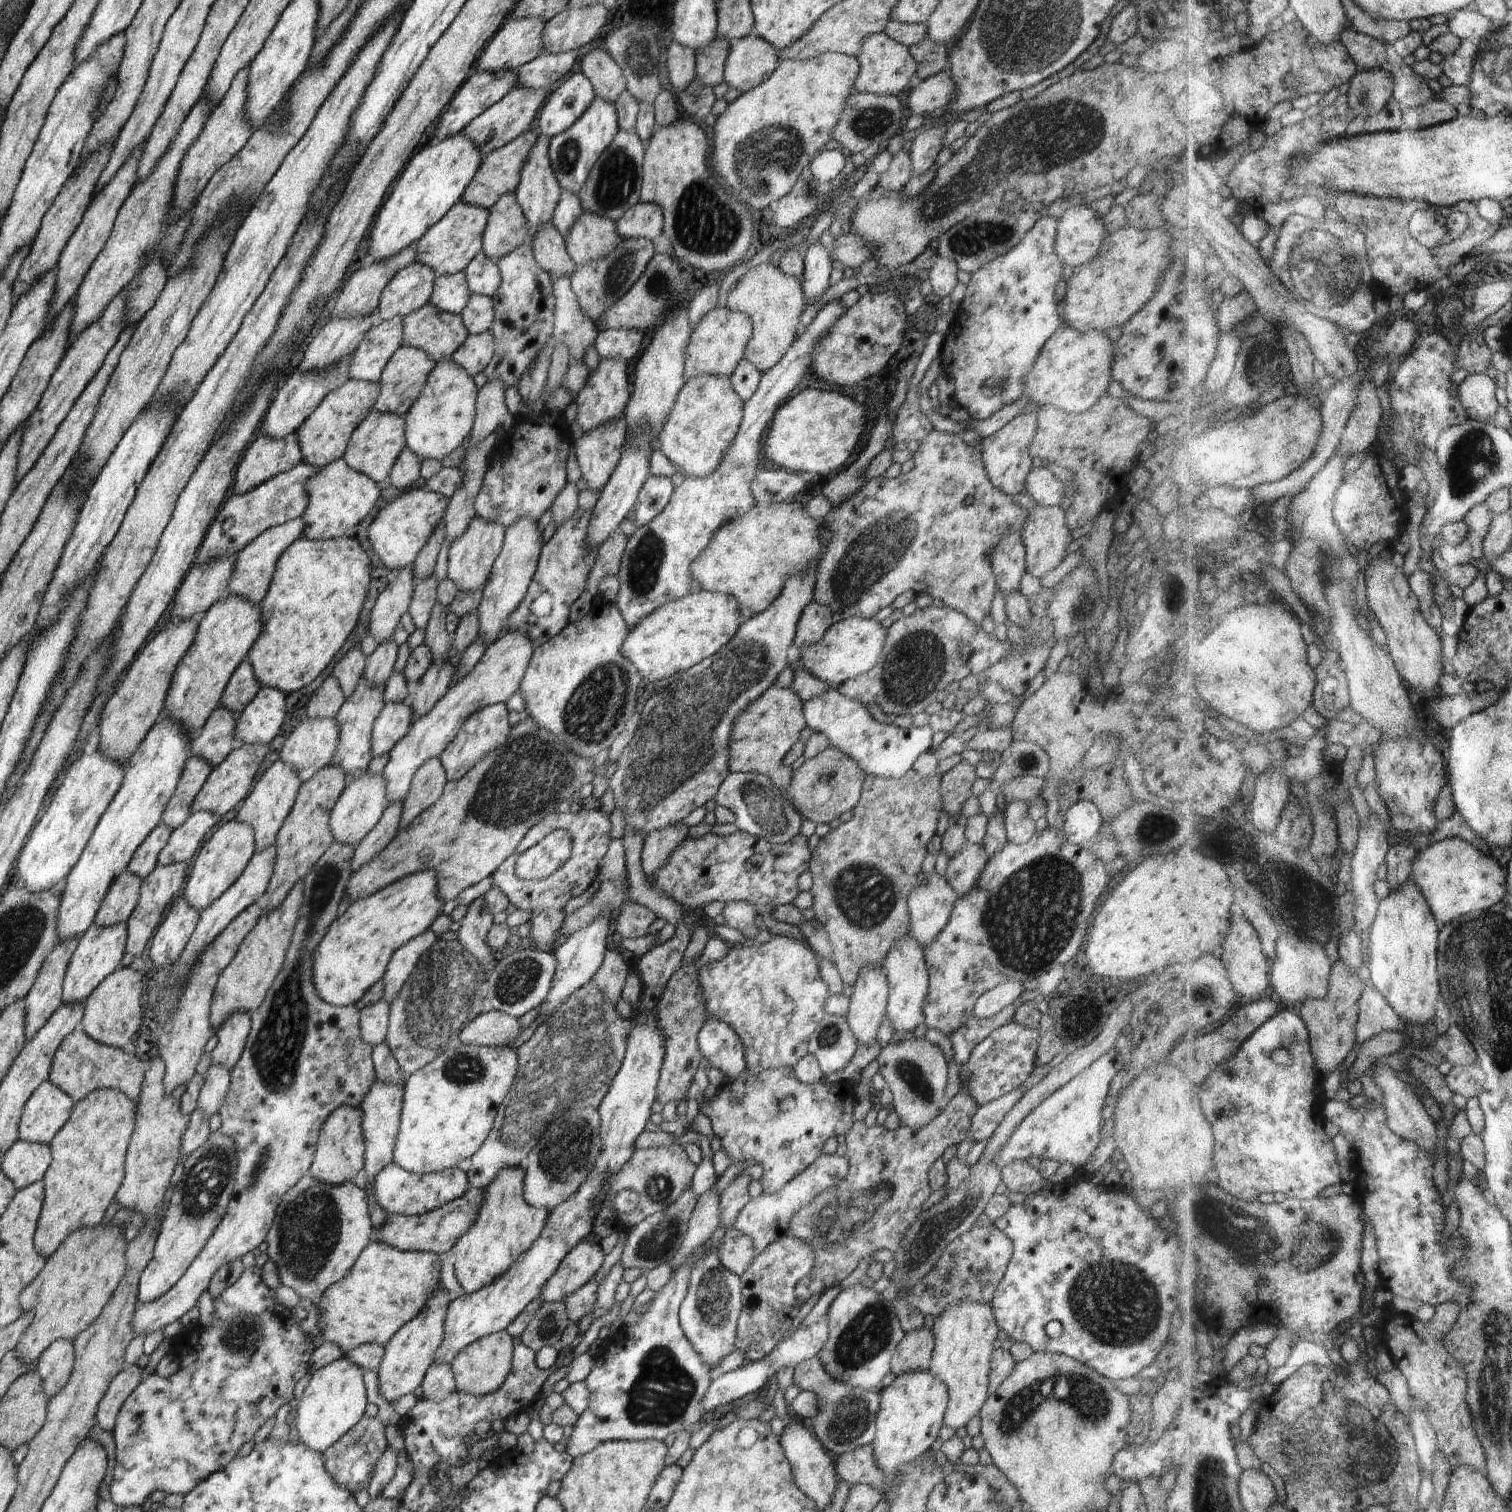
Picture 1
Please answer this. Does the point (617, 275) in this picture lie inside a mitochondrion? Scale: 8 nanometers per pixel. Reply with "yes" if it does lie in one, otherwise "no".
yes

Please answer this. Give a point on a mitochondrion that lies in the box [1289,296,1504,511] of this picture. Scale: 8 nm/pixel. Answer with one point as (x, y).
(1475, 448)

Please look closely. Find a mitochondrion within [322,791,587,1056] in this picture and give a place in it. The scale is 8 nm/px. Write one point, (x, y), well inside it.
(445, 992)

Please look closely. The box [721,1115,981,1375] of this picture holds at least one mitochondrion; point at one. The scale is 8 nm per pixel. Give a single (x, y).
(869, 1333)

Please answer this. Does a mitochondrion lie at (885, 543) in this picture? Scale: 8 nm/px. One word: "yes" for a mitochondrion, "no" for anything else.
yes

